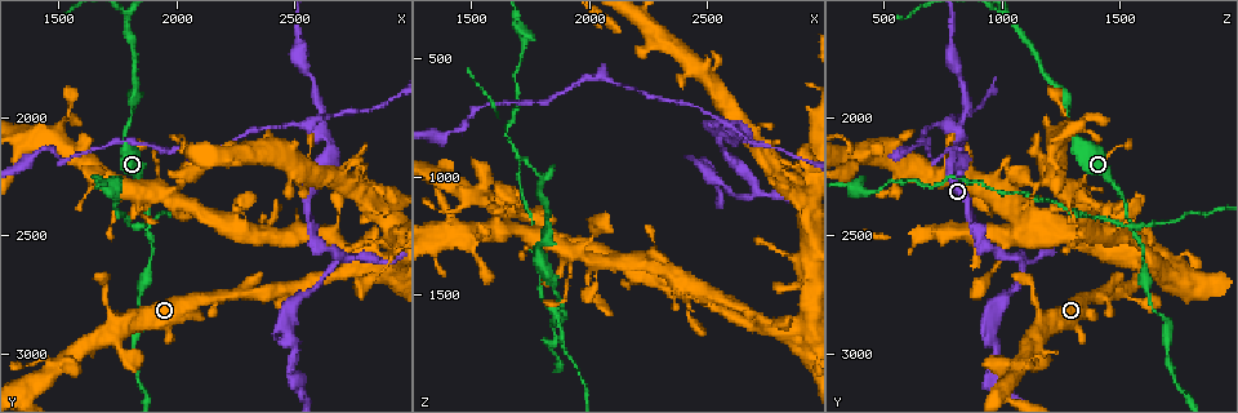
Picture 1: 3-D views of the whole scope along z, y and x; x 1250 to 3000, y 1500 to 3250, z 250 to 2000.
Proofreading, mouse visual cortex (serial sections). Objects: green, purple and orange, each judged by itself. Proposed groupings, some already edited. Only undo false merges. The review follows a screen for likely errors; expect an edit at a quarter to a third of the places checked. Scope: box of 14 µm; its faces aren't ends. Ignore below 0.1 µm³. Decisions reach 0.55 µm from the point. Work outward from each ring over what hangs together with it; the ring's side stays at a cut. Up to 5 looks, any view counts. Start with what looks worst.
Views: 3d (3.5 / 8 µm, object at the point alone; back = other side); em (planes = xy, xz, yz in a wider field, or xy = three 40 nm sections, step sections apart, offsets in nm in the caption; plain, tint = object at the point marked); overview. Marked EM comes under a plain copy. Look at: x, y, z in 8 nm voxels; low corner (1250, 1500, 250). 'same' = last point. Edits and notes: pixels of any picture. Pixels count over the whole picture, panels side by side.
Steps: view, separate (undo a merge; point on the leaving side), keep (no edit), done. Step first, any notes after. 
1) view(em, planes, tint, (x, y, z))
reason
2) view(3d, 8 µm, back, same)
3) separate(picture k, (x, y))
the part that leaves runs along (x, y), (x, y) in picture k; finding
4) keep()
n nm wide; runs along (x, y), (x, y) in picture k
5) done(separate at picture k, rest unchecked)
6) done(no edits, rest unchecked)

view(3d, 3.5 µm, back, (1880, 2470, 1540))
four arms meet

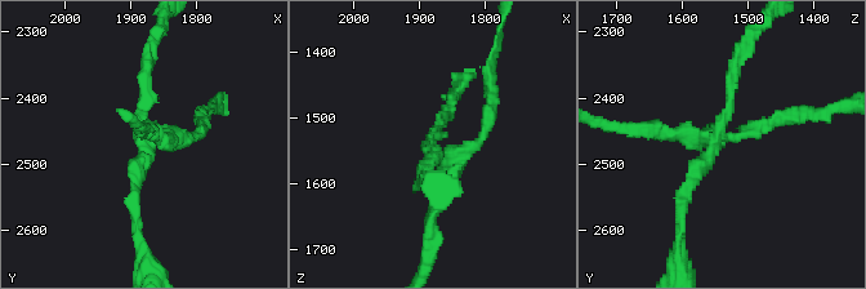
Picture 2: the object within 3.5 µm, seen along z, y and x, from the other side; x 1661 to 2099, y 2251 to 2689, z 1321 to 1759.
view(em, xy, step 2, tint, (1880, 2470, 1555))
shape alone is not enough

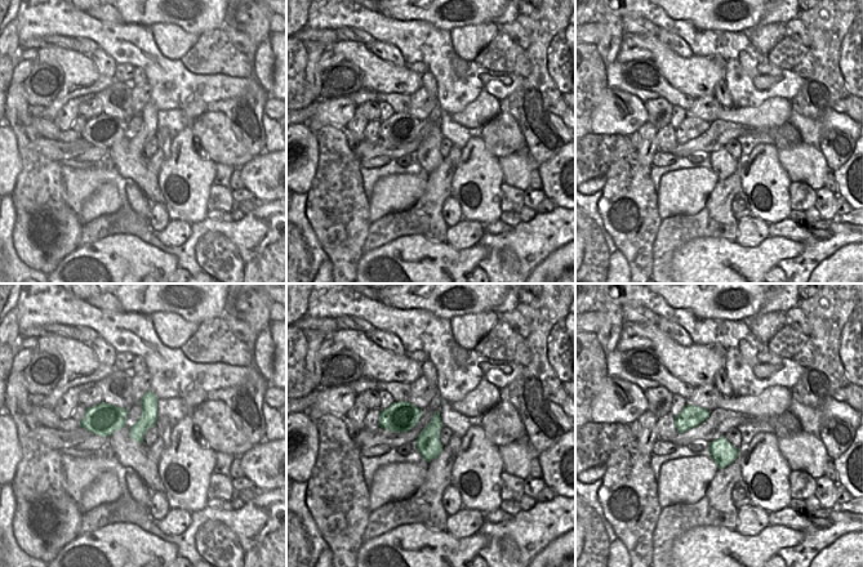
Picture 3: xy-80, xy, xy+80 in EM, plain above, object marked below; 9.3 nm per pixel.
separate(picture 2, (668, 136))
220 nm wide; the part that leaves runs along (446, 152), (474, 146), (490, 123), (490, 63) in picture 2; two cells meet here

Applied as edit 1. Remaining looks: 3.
view(3d, 3.5 µm, (2620, 2070, 810))
four or more arms meet

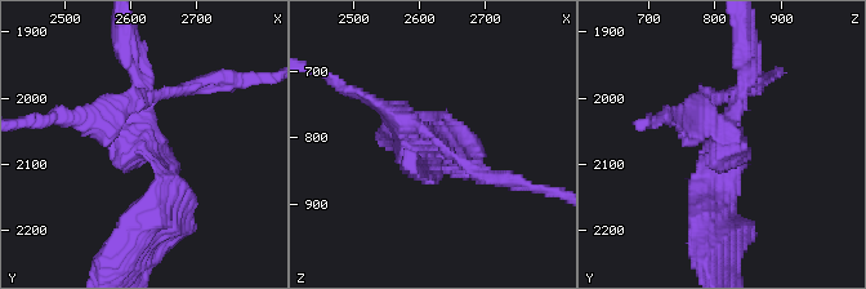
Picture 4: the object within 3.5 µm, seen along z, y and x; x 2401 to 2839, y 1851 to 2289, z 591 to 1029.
view(em, xy, step 2, tint, (2615, 2065, 815))
need the tissue

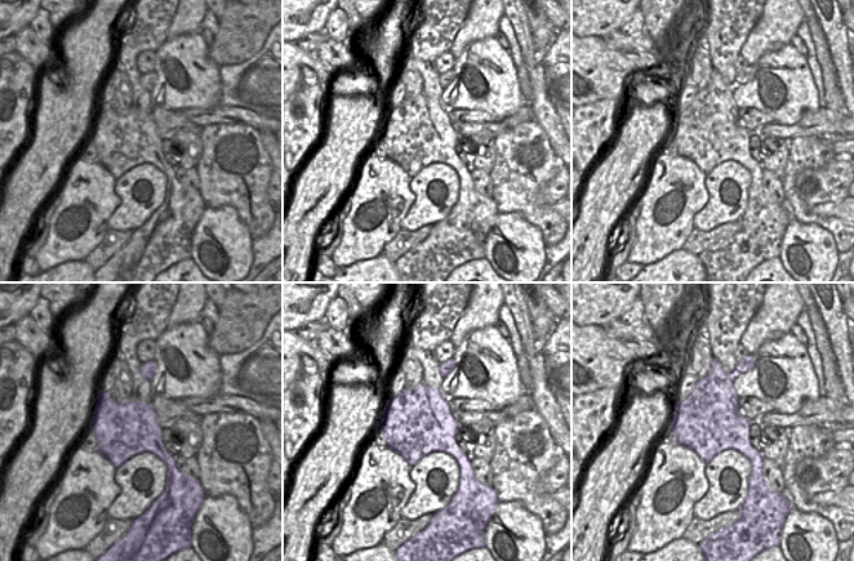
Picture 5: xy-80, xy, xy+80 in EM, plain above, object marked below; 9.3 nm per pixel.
separate(picture 4, (89, 120))
the part that leaves runs along (112, 130), (66, 119), (34, 123) in picture 4; two cells meet here

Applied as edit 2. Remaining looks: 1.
done(separate at picture 2, separate at picture 4, rest unchecked)

